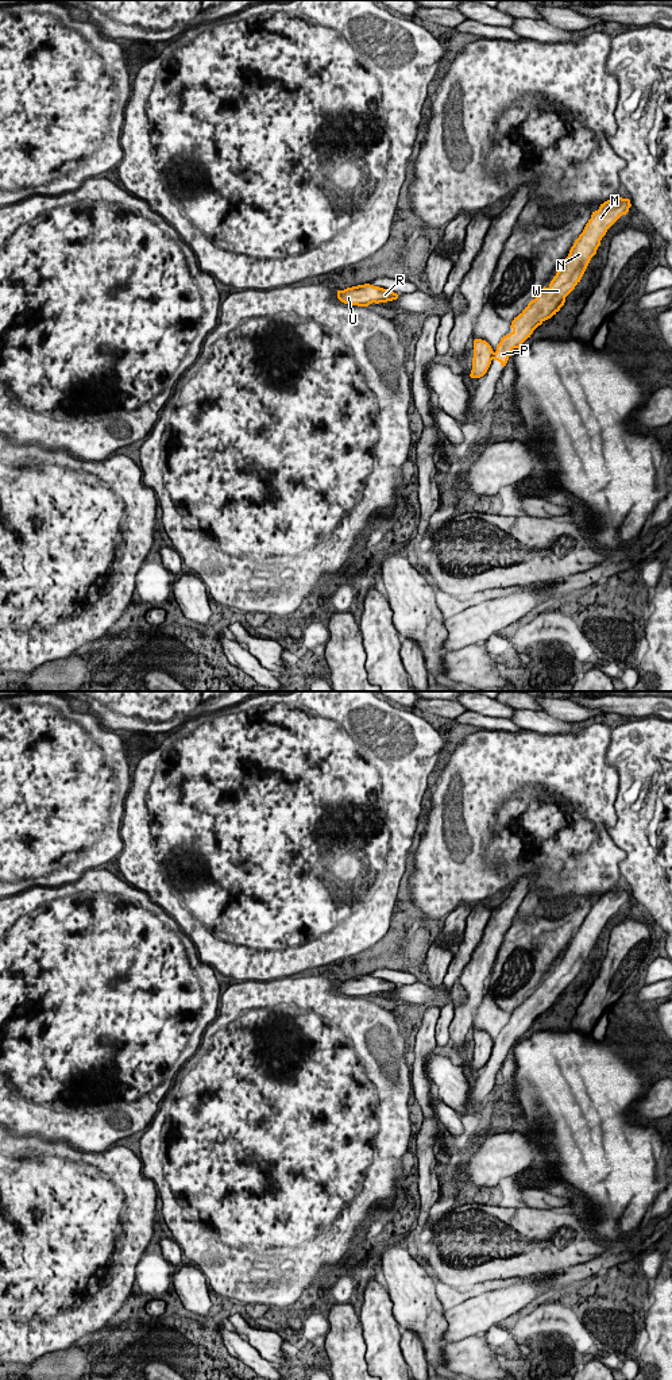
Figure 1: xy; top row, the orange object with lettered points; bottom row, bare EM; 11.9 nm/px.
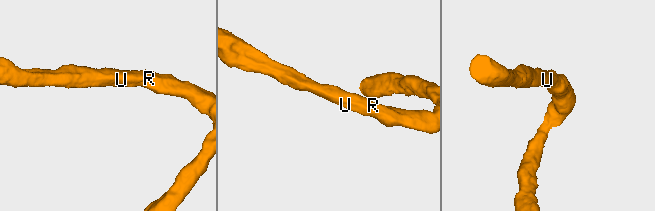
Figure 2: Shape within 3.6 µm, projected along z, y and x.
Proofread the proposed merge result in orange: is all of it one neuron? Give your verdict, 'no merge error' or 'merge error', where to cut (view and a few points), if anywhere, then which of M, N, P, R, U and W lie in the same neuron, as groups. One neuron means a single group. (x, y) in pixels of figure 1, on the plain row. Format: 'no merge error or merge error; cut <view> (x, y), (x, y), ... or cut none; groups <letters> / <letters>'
merge error; cut xy (494, 1044), (491, 1049); groups M N P W / R U

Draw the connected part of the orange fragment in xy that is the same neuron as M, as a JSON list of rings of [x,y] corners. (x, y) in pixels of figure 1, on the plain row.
[[[613,888],[599,901],[592,903],[583,924],[575,932],[568,948],[563,953],[548,979],[542,979],[540,986],[511,1013],[513,1021],[503,1028],[493,1045],[493,1051],[501,1057],[506,1057],[514,1040],[521,1040],[522,1034],[530,1029],[533,1022],[545,1011],[556,1006],[565,994],[565,988],[580,974],[591,949],[596,945],[602,929],[607,921],[632,898],[629,890]]]

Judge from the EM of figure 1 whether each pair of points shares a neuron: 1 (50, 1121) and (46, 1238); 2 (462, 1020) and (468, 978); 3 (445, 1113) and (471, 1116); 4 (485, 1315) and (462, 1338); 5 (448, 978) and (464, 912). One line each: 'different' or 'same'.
1: different
2: same
3: different
4: same
5: same

